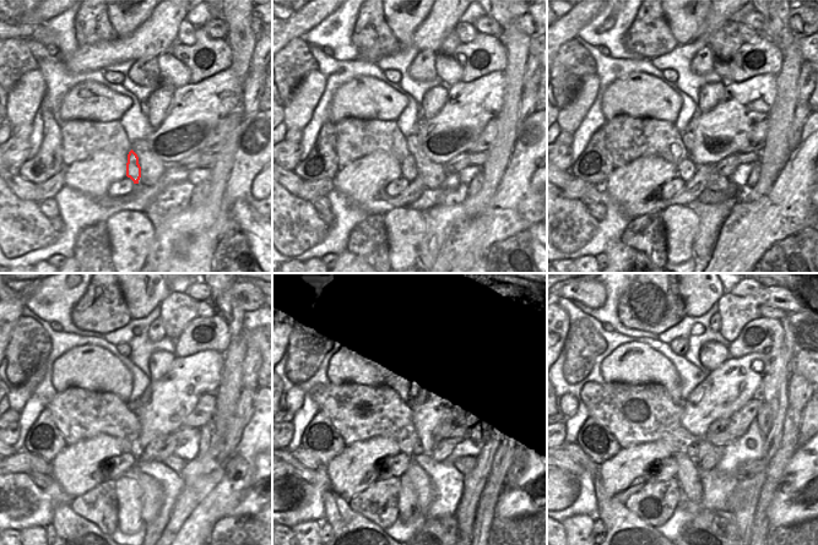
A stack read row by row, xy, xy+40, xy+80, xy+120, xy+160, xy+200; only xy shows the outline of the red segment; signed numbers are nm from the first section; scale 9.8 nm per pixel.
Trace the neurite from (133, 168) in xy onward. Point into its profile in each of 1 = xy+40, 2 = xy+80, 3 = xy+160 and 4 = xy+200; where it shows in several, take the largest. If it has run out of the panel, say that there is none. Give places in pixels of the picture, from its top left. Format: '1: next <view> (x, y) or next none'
1: next xy+40 (408, 167)
2: next xy+80 (686, 169)
3: next xy+160 (417, 450)
4: next xy+200 (693, 450)

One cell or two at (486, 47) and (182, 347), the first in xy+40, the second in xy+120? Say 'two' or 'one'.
one

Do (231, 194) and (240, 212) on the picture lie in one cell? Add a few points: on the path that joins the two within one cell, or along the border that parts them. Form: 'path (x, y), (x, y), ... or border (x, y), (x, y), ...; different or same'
border (226, 201), (244, 199), (259, 212); different

